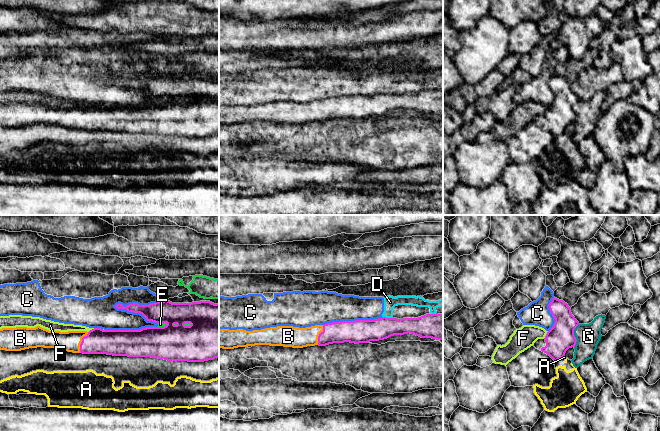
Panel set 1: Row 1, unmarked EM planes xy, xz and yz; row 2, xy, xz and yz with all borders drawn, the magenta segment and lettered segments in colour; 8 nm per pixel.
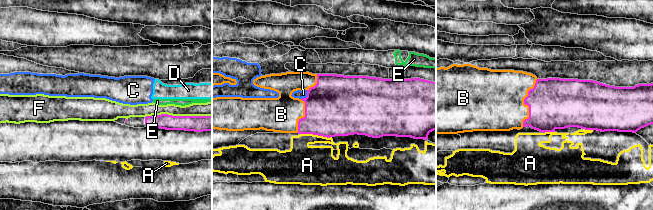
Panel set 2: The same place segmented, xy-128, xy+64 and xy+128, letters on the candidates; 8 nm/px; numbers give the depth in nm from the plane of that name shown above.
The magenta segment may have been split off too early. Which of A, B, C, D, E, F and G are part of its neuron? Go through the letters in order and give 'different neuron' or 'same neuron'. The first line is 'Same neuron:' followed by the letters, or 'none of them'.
Same neuron: B
A: different neuron
B: same neuron
C: different neuron
D: different neuron
E: different neuron
F: different neuron
G: different neuron

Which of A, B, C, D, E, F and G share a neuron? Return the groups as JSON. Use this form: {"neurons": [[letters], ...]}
{"neurons": [["A"], ["B"], ["C", "D", "E"], ["F"], ["G"]]}

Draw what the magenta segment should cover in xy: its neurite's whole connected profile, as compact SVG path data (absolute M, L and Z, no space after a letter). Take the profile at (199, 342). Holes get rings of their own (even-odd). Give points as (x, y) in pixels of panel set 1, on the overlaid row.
M168 300L151 303L149 305L129 304L124 307L122 304L115 306L117 309L126 309L128 312L140 313L147 321L155 323L166 323L164 327L146 327L140 330L103 330L94 328L87 331L49 331L40 326L35 328L16 327L0 329L0 350L21 351L29 348L56 348L73 353L83 354L107 354L113 356L128 357L151 357L167 361L188 361L204 362L219 357L219 304L210 301L192 303L172 303Z

